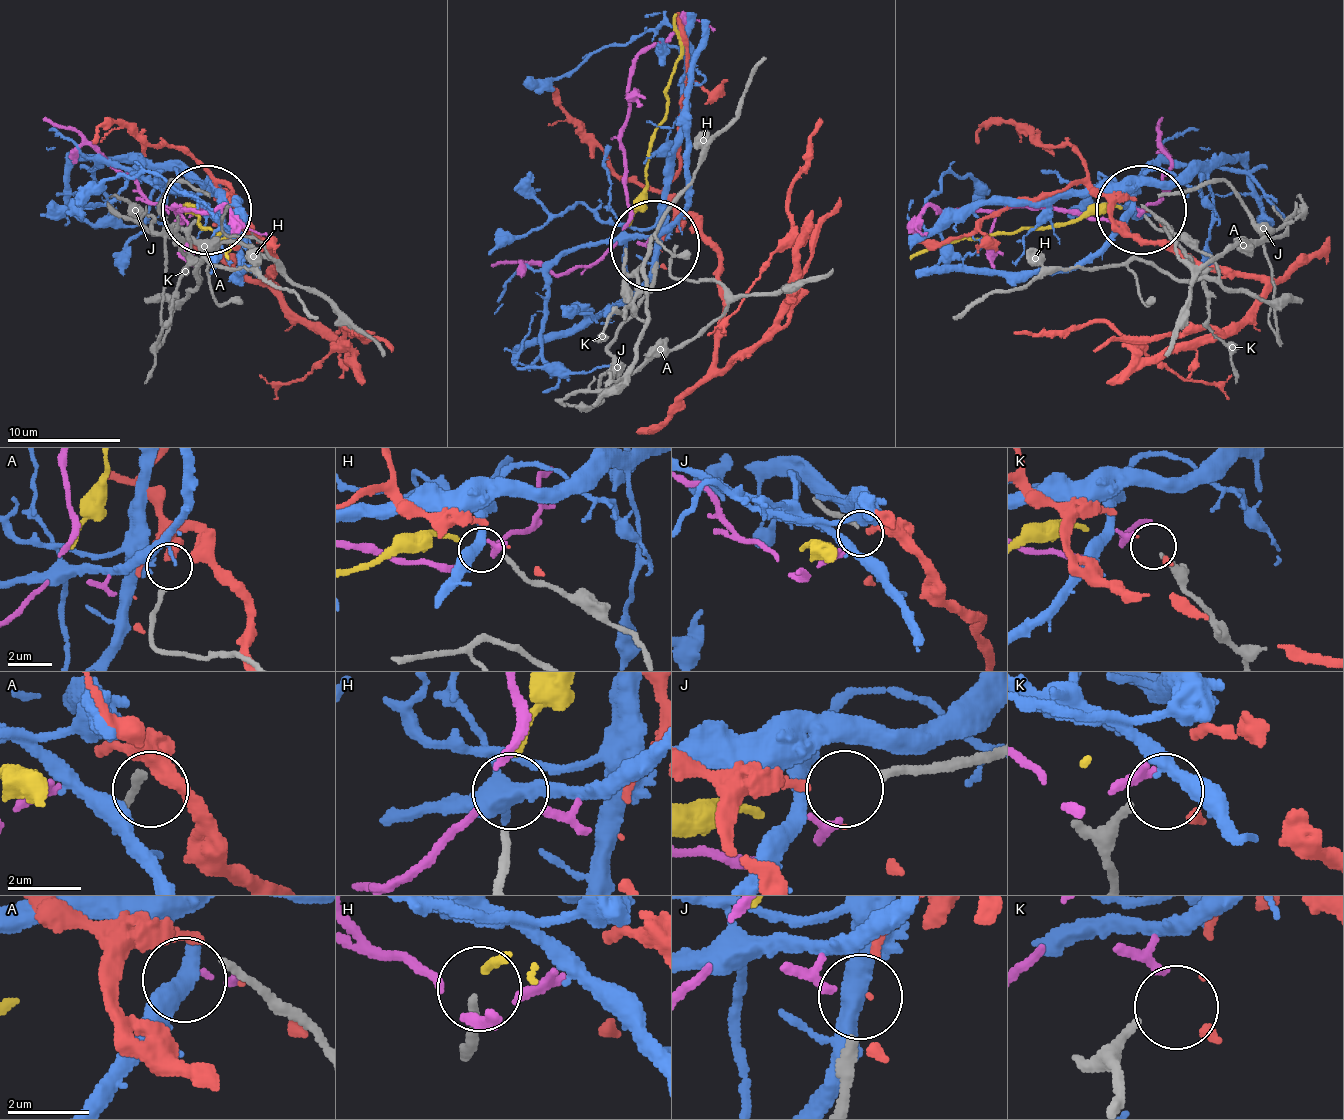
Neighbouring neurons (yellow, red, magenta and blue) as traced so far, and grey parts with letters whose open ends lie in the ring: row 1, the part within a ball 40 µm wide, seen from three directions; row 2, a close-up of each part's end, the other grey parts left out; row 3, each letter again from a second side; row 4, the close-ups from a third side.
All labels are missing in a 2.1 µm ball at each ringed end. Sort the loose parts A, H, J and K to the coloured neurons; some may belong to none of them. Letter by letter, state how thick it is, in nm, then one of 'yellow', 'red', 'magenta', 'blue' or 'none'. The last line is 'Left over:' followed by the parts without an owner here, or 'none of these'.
A: 200 nm thick; none
H: 190 nm thick; yellow
J: 260 nm thick; none
K: 240 nm thick; red
Left over: A, J

